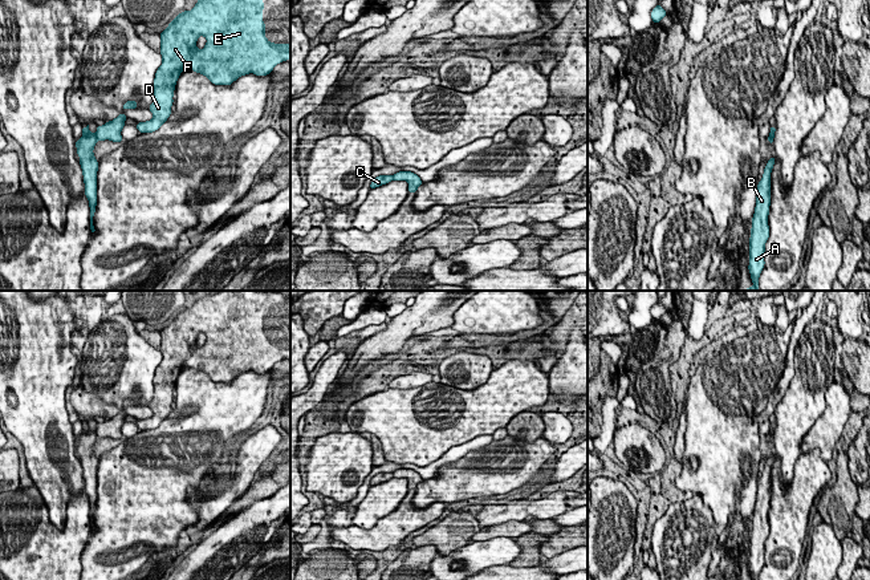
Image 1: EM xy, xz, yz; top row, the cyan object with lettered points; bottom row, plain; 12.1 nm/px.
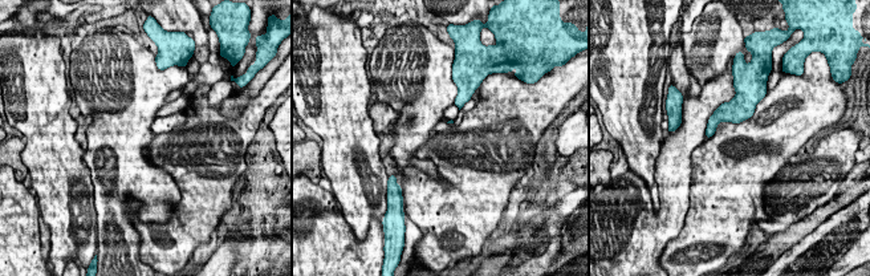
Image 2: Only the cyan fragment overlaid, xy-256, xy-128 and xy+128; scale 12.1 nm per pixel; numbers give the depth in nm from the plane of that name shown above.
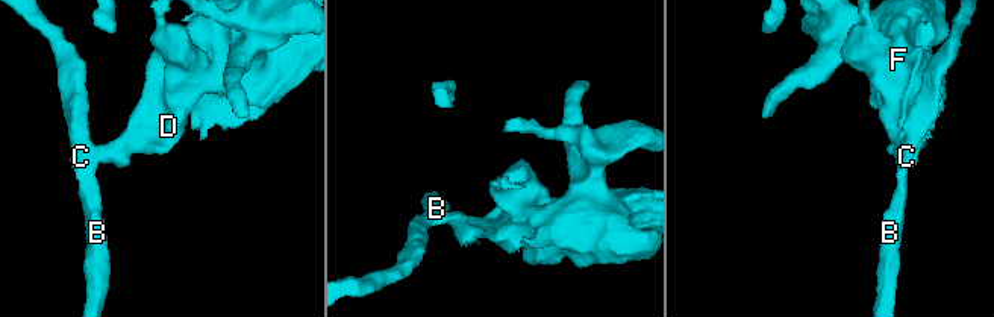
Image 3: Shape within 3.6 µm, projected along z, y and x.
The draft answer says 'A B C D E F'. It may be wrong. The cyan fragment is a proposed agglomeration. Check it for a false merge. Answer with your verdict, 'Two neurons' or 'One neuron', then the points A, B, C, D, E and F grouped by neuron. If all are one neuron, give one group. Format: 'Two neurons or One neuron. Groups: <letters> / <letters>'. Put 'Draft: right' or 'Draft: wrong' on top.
Draft: wrong
Two neurons. Groups: A B C / D E F

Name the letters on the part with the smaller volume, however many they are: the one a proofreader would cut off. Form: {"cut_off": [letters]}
{"cut_off": ["D", "E", "F"]}

